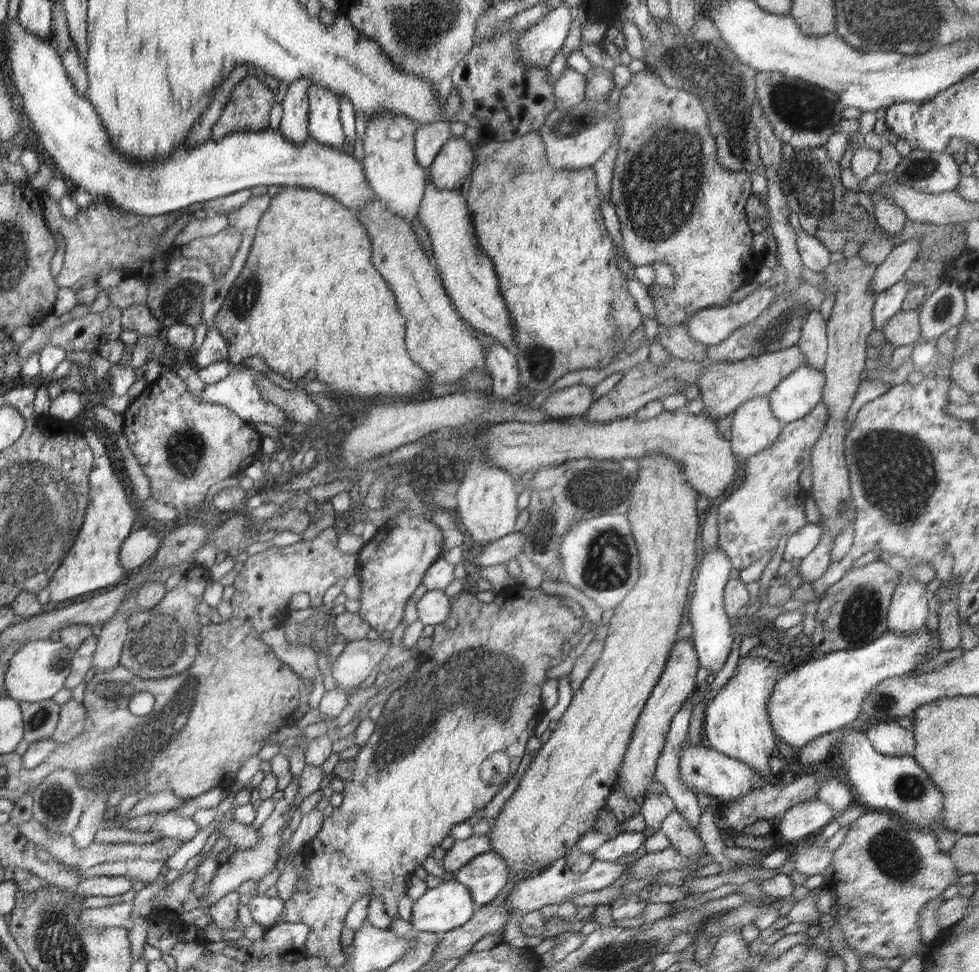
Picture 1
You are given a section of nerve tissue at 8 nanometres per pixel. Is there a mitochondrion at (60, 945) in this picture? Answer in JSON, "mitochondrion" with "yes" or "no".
{"mitochondrion":"yes"}

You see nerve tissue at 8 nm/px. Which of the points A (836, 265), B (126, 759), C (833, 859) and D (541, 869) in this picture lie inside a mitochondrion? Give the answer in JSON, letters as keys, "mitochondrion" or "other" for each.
{"A":"other","B":"mitochondrion","C":"other","D":"other"}

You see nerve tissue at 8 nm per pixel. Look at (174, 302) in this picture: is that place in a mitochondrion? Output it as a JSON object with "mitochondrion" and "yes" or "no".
{"mitochondrion":"yes"}

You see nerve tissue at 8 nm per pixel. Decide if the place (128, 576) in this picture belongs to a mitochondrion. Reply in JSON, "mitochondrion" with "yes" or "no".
{"mitochondrion":"no"}

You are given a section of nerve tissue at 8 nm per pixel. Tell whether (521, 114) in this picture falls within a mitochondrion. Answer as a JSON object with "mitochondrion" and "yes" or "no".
{"mitochondrion":"no"}

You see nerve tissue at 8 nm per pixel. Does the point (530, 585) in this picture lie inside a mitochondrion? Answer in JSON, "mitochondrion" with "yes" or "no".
{"mitochondrion":"no"}

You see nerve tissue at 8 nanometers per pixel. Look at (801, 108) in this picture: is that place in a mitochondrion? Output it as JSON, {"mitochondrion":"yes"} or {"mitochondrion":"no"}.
{"mitochondrion":"yes"}

